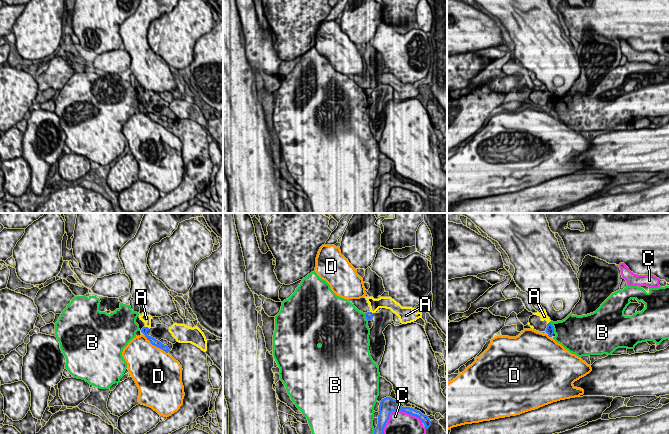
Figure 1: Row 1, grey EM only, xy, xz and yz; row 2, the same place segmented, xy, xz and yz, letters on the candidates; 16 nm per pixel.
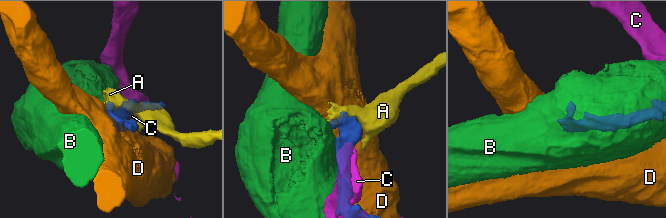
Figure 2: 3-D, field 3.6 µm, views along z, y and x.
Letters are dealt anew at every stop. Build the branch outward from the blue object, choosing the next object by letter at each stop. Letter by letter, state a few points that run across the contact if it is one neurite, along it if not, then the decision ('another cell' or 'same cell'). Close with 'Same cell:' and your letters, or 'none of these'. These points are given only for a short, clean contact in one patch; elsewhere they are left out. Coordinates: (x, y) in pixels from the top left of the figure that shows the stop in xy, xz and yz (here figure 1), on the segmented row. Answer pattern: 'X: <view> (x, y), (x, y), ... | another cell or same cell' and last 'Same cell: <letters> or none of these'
A: xy (145, 326), (149, 328) | another cell
B: another cell
C: another cell
D: another cell
Same cell: none of these

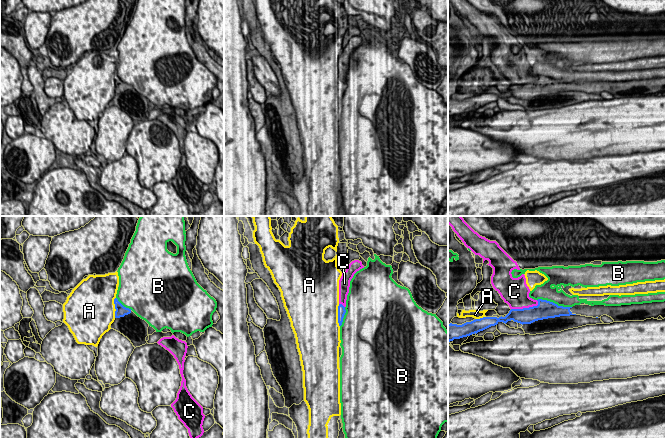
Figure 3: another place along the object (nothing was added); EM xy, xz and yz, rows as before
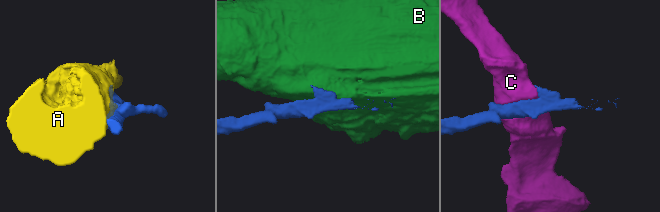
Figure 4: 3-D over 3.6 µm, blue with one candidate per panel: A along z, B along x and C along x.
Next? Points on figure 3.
A: another cell
B: another cell
C: another cell
Same cell: none of these

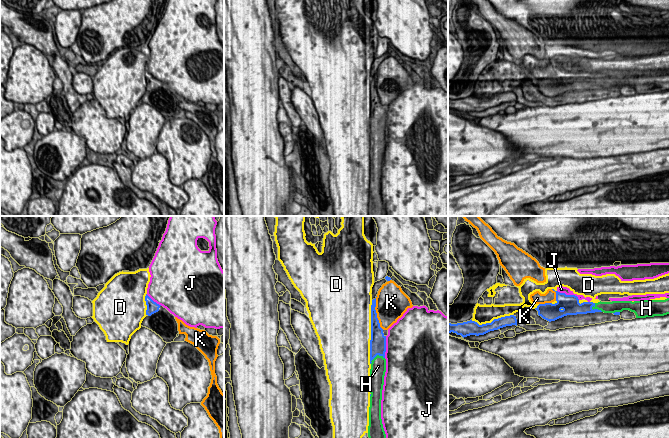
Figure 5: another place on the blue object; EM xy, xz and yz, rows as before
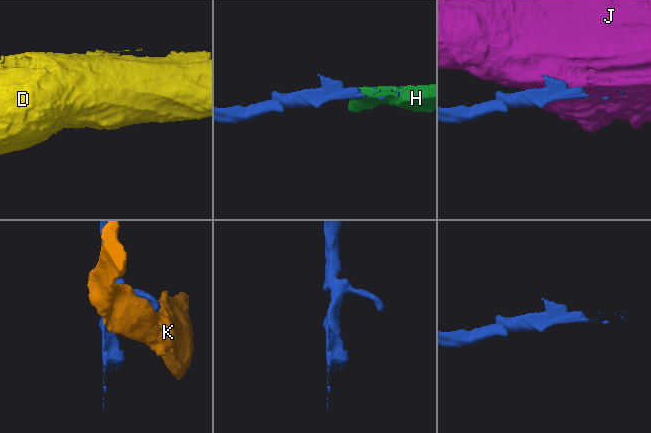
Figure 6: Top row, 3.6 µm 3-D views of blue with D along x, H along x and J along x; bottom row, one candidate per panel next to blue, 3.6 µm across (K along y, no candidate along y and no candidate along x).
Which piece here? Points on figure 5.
D: another cell
H: same cell
J: another cell
K: another cell
Same cell: H

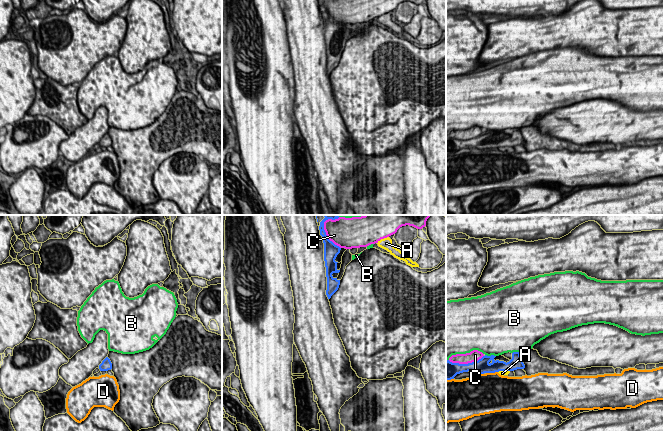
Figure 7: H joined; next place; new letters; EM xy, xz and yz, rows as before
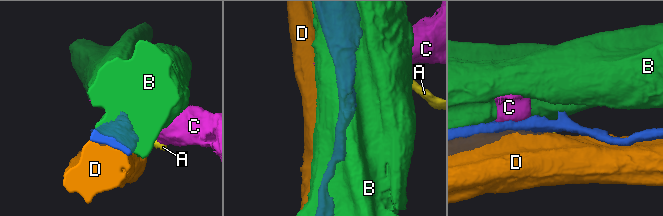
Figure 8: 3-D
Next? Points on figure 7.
A: yz (509, 370), (500, 370), (498, 372) | another cell
B: another cell
C: another cell
D: another cell
Same cell: none of these

